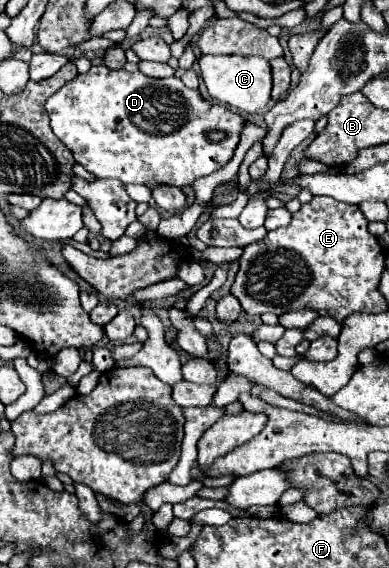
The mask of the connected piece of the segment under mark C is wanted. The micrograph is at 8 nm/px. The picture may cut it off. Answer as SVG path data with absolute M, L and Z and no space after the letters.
M201 56L201 78L211 98L229 104L241 112L259 112L271 98L271 68L259 56Z

